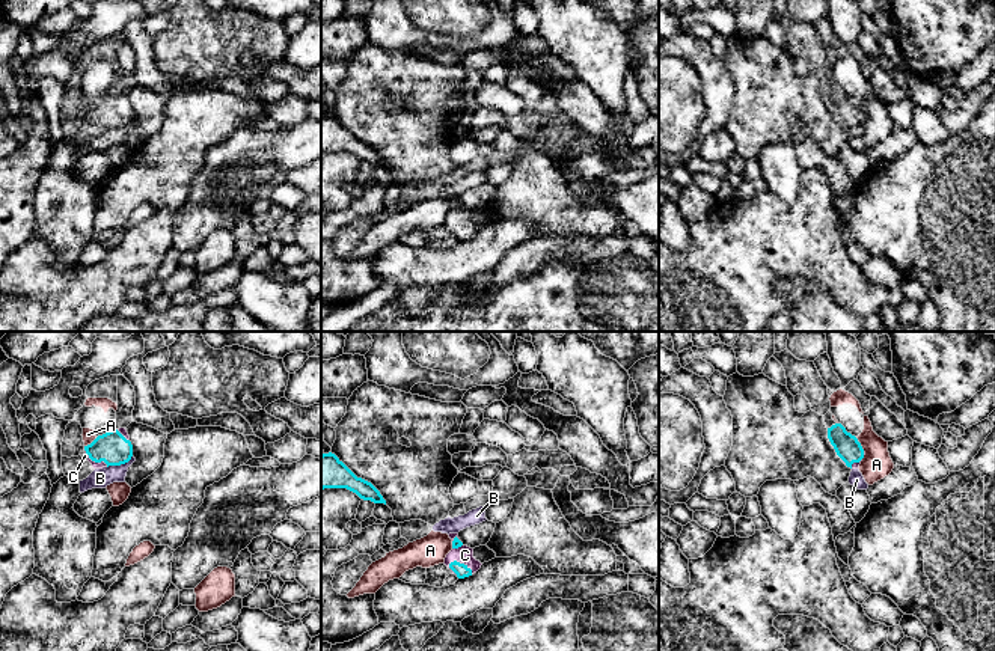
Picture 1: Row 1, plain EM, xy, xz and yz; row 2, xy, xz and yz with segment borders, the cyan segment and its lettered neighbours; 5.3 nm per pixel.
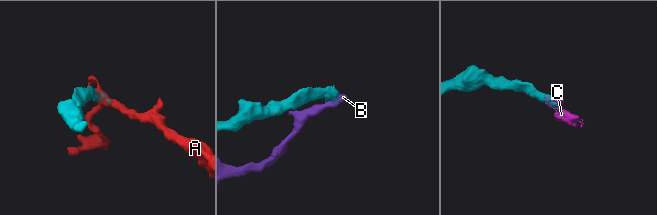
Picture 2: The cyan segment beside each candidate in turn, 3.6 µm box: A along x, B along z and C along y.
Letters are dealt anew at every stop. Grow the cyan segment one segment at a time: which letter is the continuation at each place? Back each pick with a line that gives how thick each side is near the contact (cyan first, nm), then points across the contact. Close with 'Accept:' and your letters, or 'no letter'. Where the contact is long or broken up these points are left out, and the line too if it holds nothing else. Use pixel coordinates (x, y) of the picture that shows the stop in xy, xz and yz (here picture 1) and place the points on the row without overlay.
C: Thickness 70 nm (cyan) against 100 nm
Accept: C

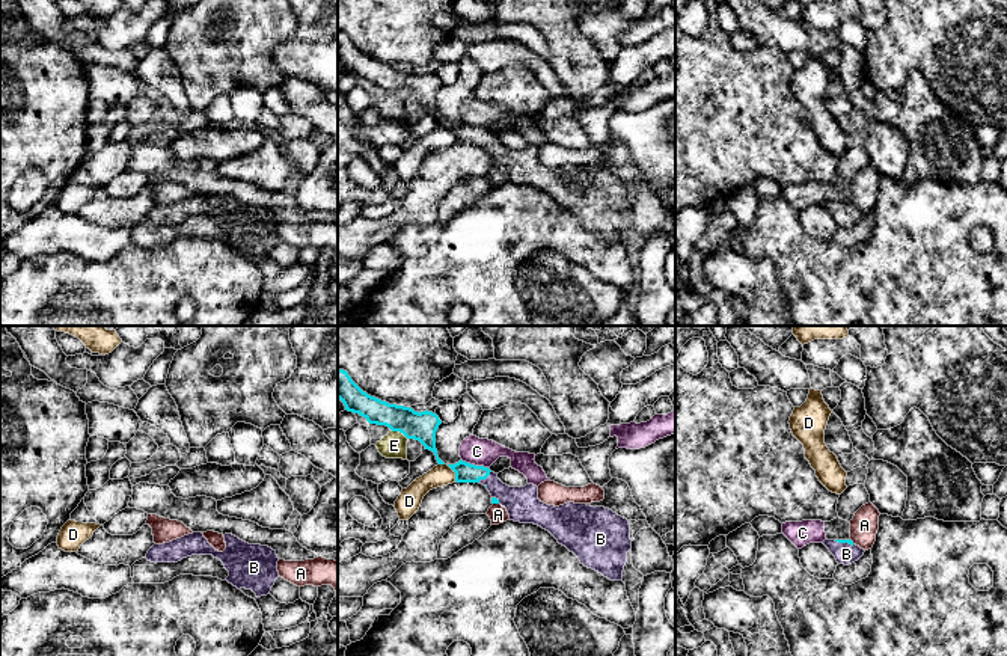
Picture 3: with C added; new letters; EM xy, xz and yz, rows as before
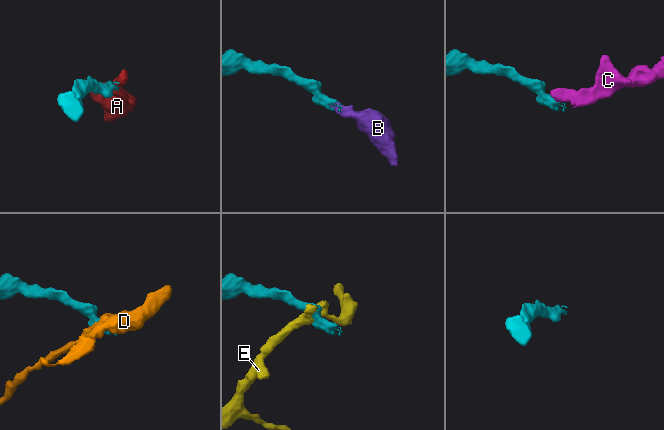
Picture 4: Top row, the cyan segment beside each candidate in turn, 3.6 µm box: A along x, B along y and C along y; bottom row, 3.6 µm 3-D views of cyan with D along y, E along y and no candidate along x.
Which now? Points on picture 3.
B: Thickness 110 nm (cyan) against 180 nm. Path across: xz (465, 134), (484, 141), (504, 157), (522, 166)
Accept: B

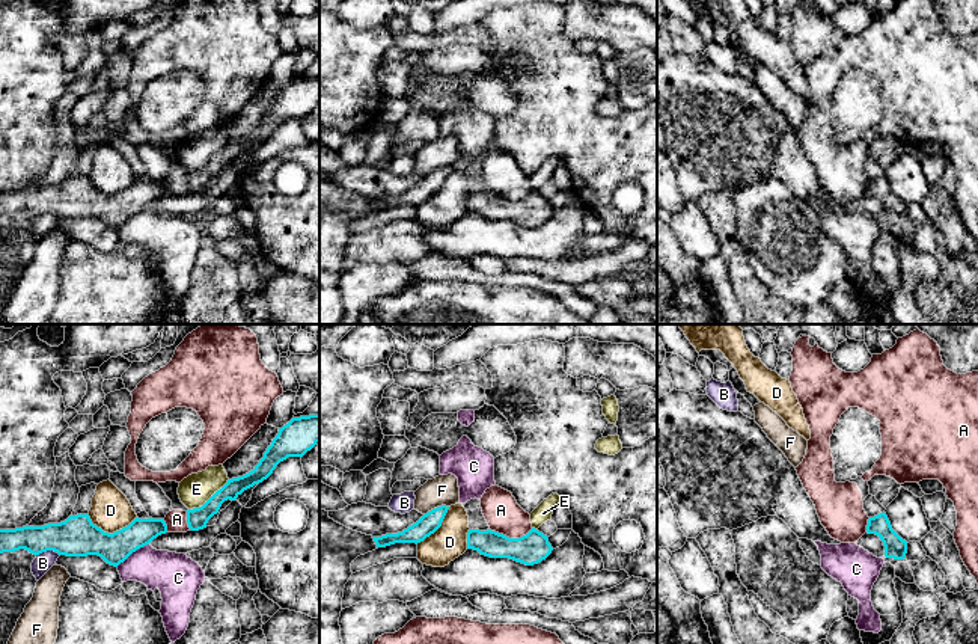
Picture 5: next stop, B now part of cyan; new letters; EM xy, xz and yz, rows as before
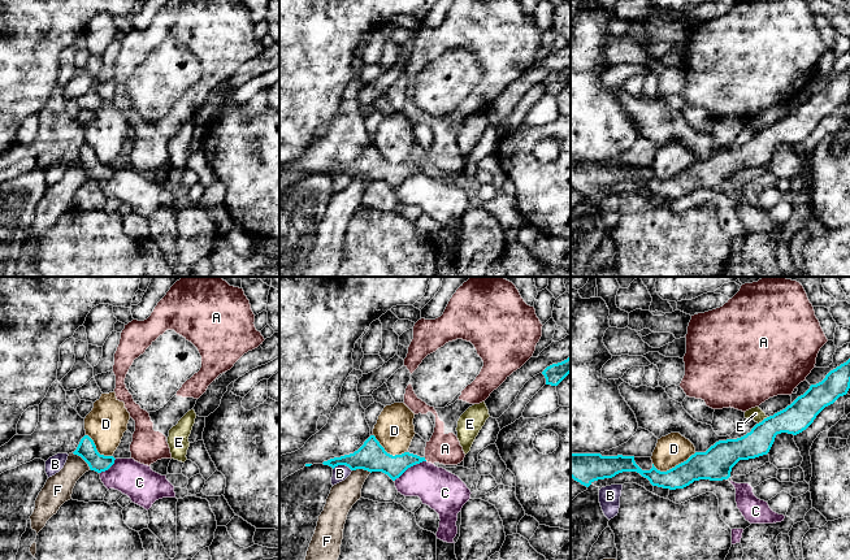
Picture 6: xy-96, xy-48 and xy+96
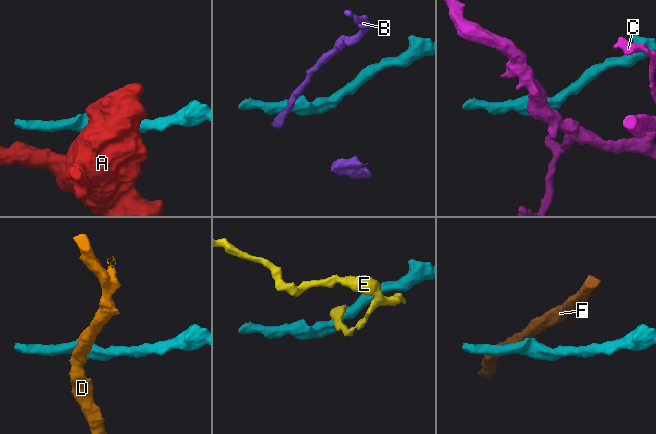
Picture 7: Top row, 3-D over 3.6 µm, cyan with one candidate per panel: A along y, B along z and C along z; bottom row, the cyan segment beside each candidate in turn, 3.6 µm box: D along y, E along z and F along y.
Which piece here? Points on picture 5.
Accept: no letter

